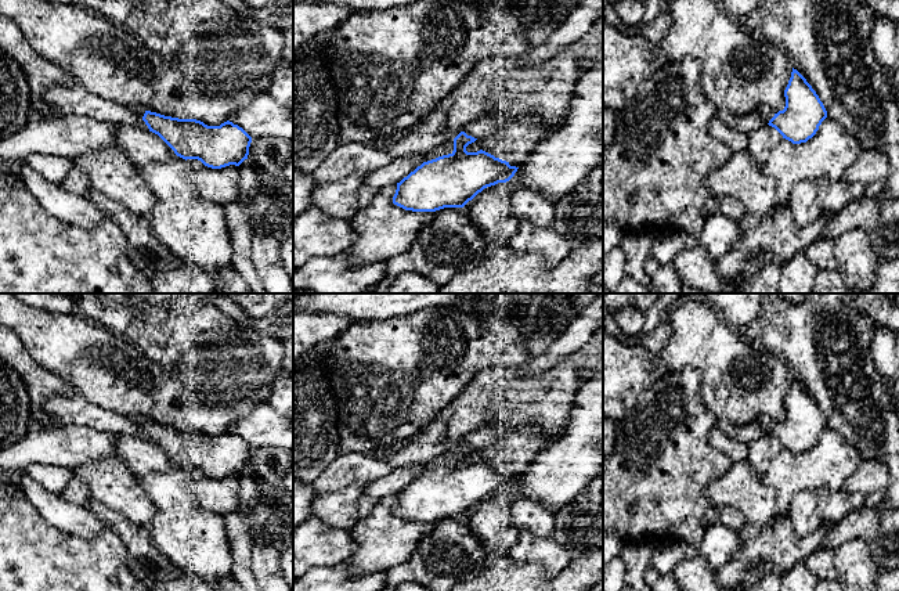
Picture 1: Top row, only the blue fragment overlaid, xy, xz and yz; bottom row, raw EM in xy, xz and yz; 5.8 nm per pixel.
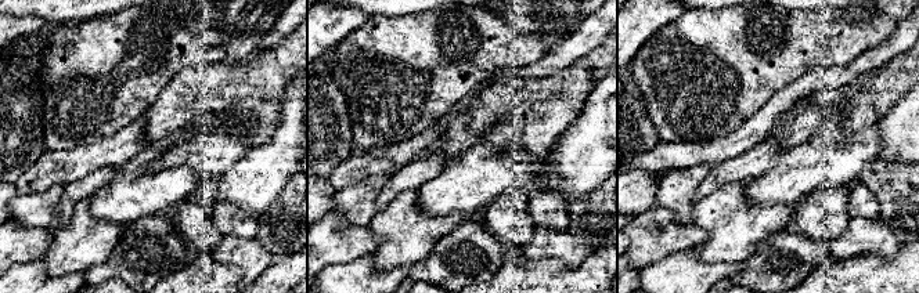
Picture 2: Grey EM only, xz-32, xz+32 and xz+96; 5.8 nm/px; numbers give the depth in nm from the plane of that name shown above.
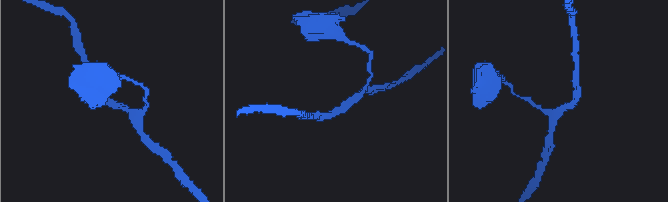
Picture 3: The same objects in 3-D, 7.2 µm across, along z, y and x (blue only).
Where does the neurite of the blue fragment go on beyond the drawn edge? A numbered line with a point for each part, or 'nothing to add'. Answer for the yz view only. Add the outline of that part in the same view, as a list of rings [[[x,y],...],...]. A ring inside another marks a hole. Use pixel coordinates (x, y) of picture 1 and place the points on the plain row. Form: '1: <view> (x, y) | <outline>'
1: yz (766, 422) | [[[763,415],[763,417],[759,417],[759,418],[758,418],[758,422],[759,422],[761,426],[763,428],[765,435],[768,435],[769,430],[770,430],[779,421],[775,421],[775,419],[772,419],[770,417]]]

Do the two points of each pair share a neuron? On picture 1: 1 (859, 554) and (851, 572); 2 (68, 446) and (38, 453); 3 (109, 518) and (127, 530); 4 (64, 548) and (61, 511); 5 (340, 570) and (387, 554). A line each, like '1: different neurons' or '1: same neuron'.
1: same neuron
2: same neuron
3: same neuron
4: different neurons
5: different neurons

